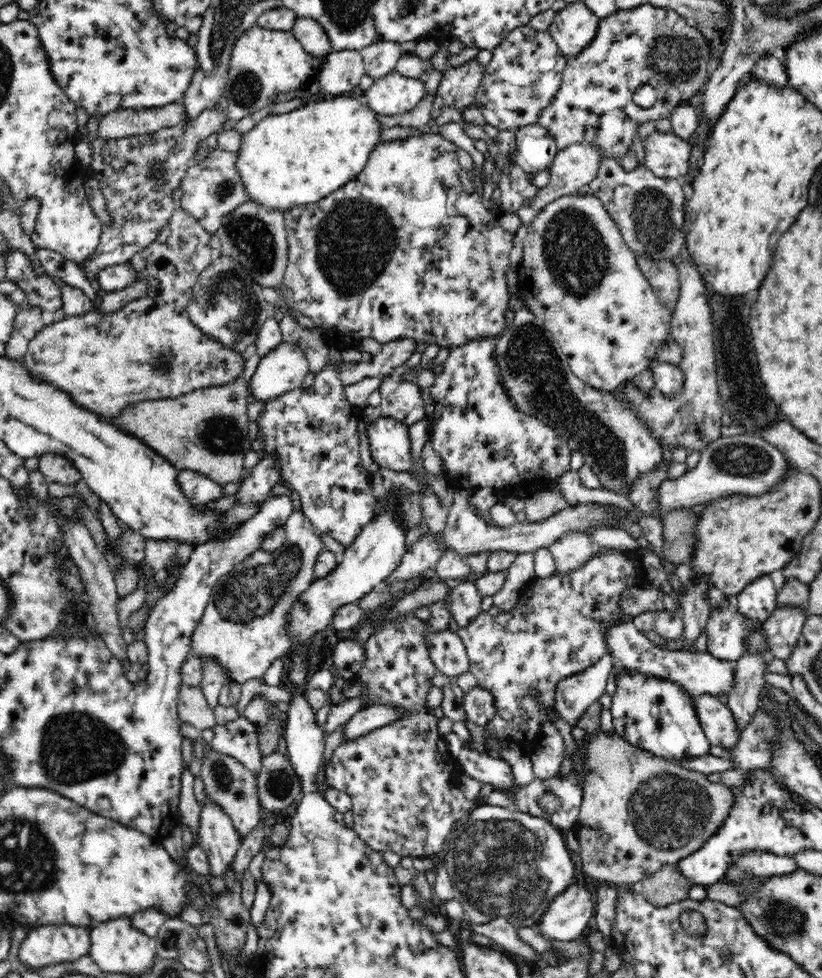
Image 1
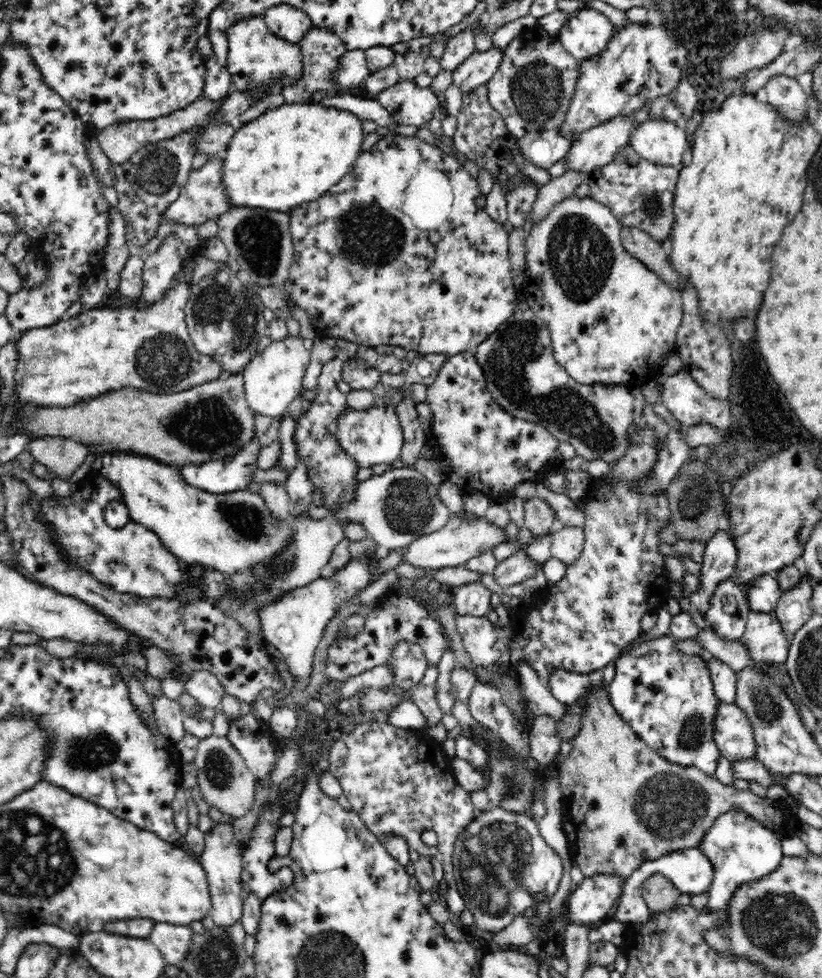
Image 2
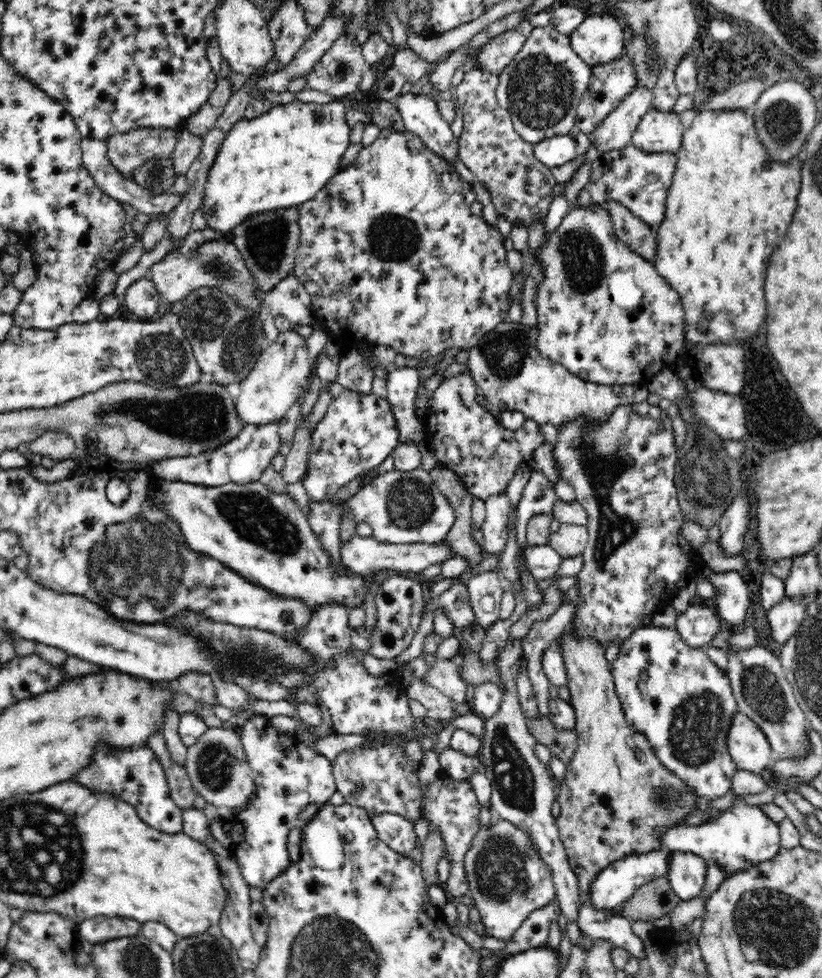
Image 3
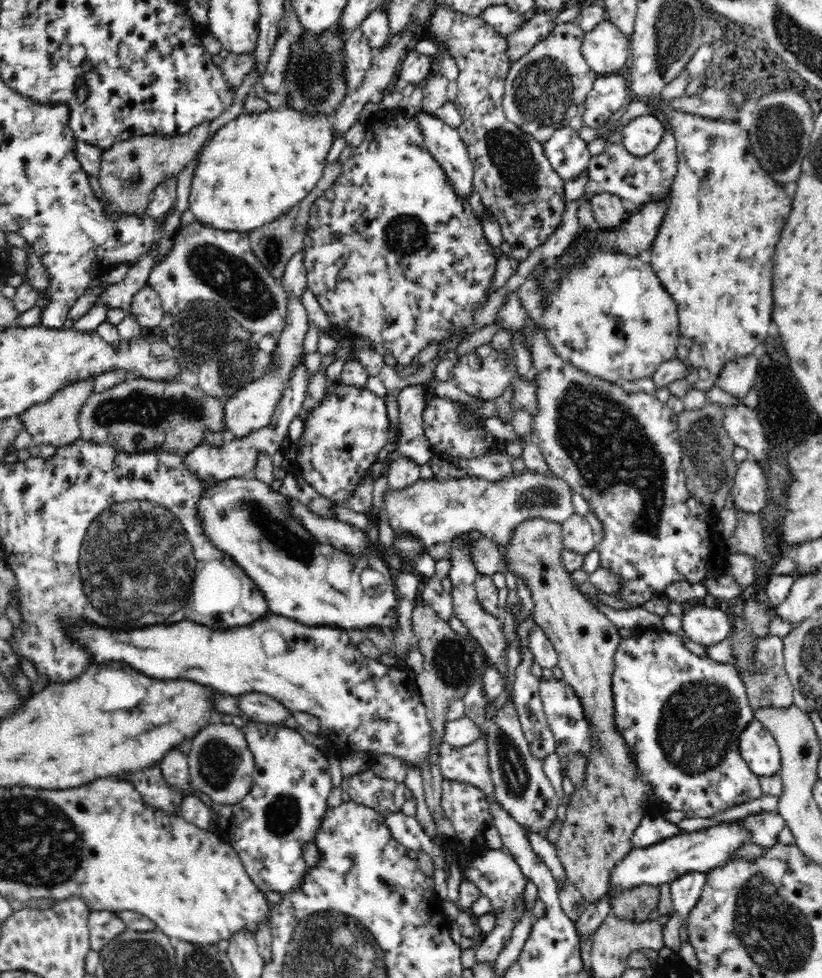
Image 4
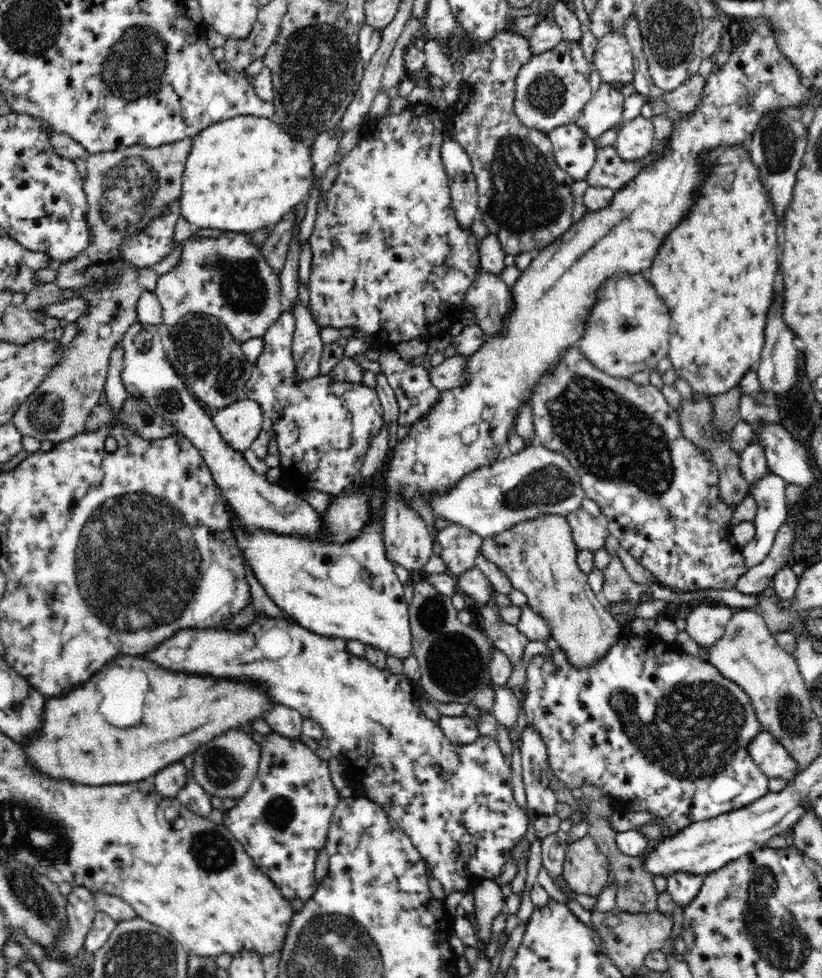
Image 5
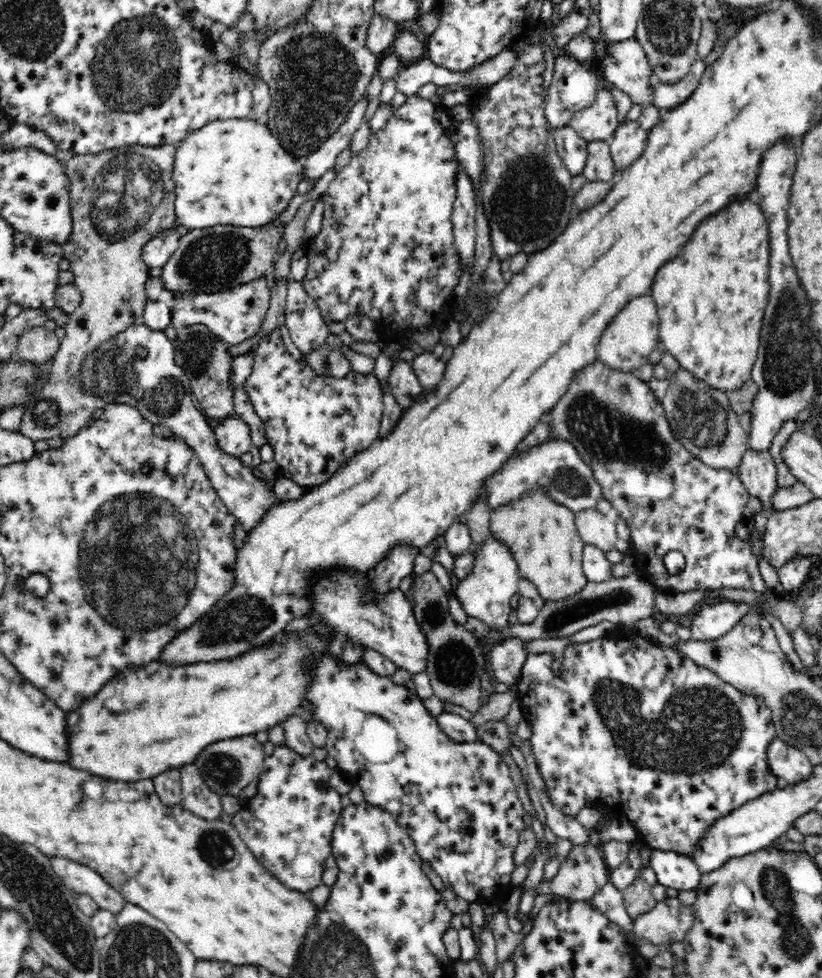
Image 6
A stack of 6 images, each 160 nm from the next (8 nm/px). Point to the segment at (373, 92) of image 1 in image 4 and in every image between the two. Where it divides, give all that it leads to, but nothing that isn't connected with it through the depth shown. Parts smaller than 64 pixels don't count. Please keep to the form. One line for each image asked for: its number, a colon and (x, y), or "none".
2: (409, 105)
3: (420, 114)
4: (444, 143)

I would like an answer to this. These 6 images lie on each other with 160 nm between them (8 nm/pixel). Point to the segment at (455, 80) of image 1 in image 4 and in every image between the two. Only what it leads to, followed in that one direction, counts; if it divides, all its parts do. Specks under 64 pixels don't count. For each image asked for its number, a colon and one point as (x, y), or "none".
2: (479, 68)
3: (495, 55)
4: (541, 24)

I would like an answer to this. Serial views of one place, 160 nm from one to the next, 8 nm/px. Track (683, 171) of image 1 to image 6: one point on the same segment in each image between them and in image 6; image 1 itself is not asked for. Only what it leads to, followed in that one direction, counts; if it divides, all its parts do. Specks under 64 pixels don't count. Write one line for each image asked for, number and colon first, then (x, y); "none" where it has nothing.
2: (662, 141)
3: (657, 131)
4: (641, 135)
5: (635, 139)
6: (628, 142)

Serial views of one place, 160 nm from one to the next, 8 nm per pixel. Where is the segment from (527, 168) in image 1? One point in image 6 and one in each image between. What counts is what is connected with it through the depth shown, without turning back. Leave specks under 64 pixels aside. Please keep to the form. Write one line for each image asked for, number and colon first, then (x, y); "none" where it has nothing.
2: (544, 149)
3: (561, 149)
4: (570, 155)
5: (574, 151)
6: (571, 148)

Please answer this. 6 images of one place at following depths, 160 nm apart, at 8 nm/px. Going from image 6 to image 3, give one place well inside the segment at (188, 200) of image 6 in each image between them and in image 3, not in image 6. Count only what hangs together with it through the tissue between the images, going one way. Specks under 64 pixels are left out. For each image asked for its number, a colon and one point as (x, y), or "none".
3: (281, 159)
4: (257, 167)
5: (245, 174)

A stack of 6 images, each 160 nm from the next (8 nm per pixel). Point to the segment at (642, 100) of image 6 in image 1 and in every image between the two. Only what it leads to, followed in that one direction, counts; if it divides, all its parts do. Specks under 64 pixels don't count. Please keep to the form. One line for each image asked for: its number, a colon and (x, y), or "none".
1: (575, 27)
2: (588, 33)
3: (600, 39)
4: (607, 51)
5: (613, 59)

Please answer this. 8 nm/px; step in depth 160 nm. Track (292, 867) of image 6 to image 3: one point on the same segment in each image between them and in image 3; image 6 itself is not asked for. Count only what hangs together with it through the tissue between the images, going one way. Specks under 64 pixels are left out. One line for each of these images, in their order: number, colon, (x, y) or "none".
3: (287, 775)
4: (283, 811)
5: (283, 820)

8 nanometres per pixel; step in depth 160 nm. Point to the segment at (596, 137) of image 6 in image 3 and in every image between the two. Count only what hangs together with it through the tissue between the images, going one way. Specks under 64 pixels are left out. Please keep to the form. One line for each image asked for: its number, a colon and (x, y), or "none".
3: (610, 83)
4: (610, 92)
5: (605, 110)

